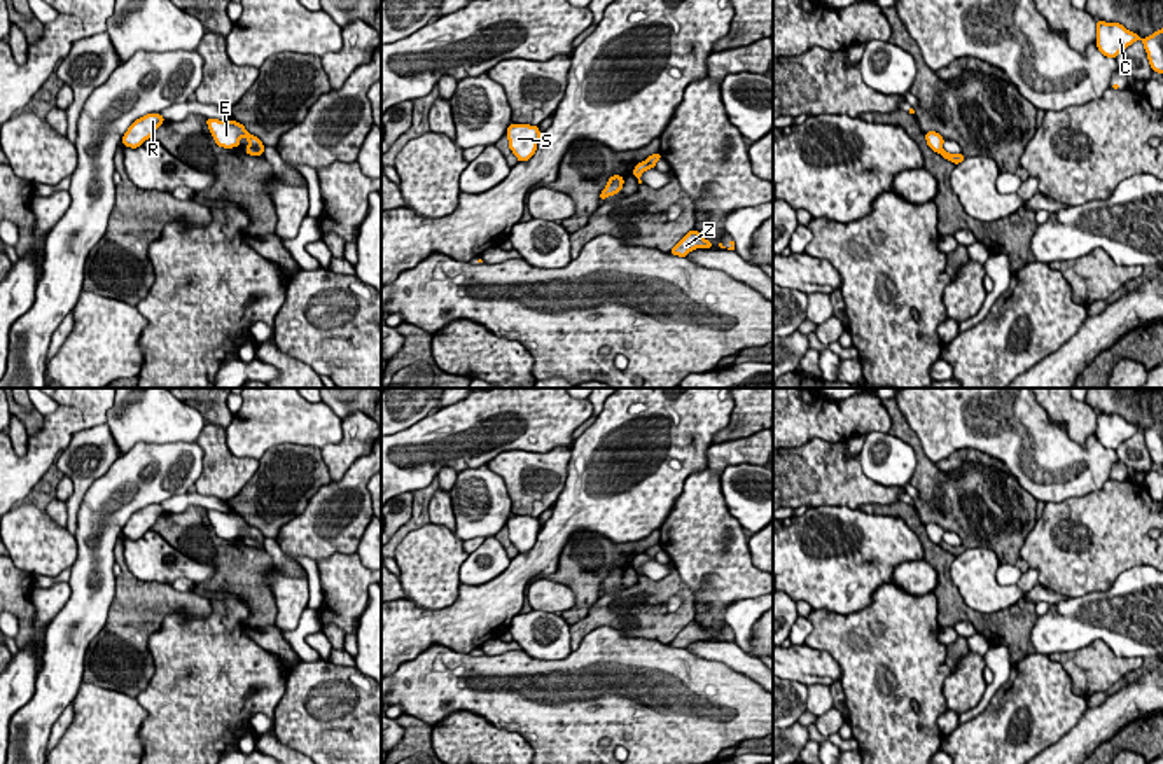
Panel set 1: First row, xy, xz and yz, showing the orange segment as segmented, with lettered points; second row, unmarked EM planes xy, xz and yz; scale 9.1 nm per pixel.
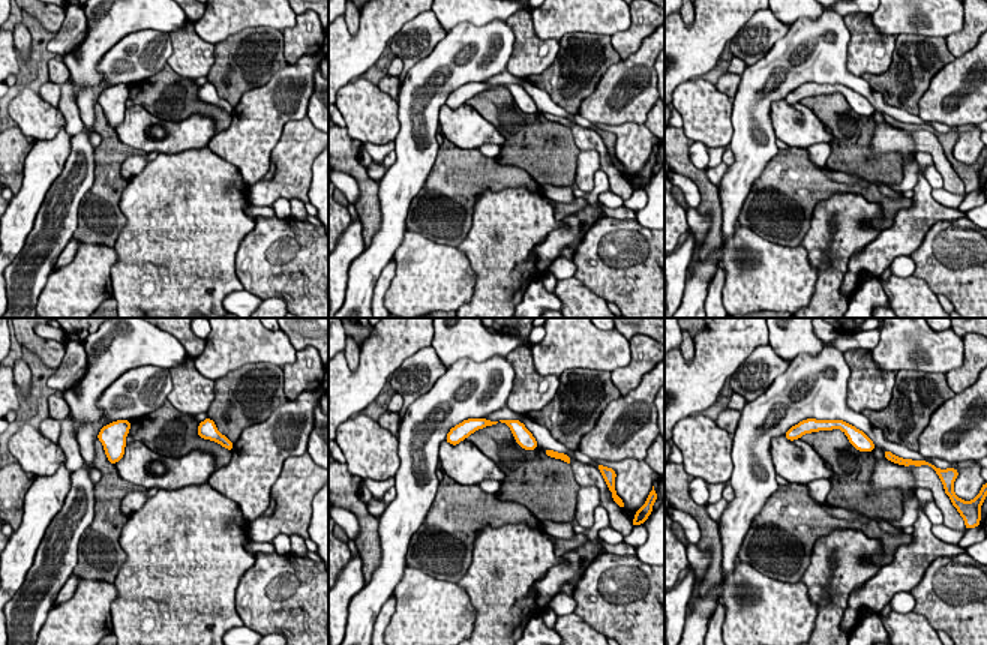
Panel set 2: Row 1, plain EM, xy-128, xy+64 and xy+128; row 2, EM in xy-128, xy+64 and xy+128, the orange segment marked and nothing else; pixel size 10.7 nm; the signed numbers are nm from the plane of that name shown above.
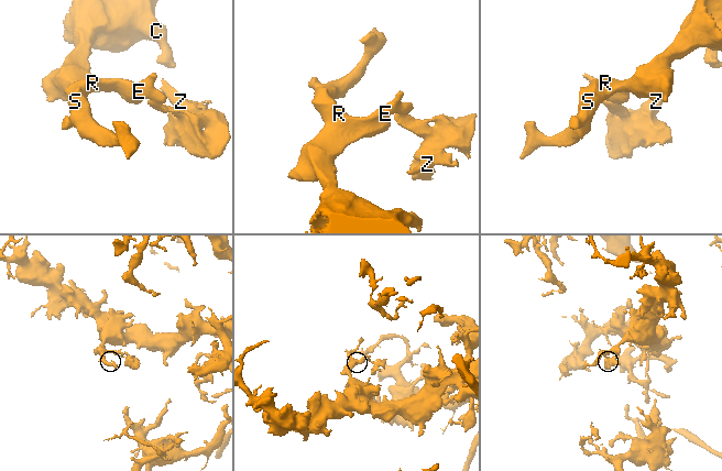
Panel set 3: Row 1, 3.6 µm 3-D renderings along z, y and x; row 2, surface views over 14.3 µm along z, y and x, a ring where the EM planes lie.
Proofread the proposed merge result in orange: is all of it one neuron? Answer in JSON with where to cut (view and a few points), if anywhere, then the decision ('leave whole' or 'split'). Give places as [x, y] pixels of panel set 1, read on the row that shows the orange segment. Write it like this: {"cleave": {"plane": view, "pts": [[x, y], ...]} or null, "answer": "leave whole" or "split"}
{"cleave": {"plane": "xy", "pts": [[249, 145], [261, 154]]}, "answer": "split"}

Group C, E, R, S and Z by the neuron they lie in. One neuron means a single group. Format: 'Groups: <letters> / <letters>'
Groups: C E R S / Z

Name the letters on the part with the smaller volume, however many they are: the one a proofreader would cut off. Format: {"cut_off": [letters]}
{"cut_off": ["Z"]}

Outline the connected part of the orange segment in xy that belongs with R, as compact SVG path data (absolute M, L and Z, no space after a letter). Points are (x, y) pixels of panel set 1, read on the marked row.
M147 114L136 119L122 136L122 145L138 149L145 140L152 138L156 129L164 122L161 114Z

